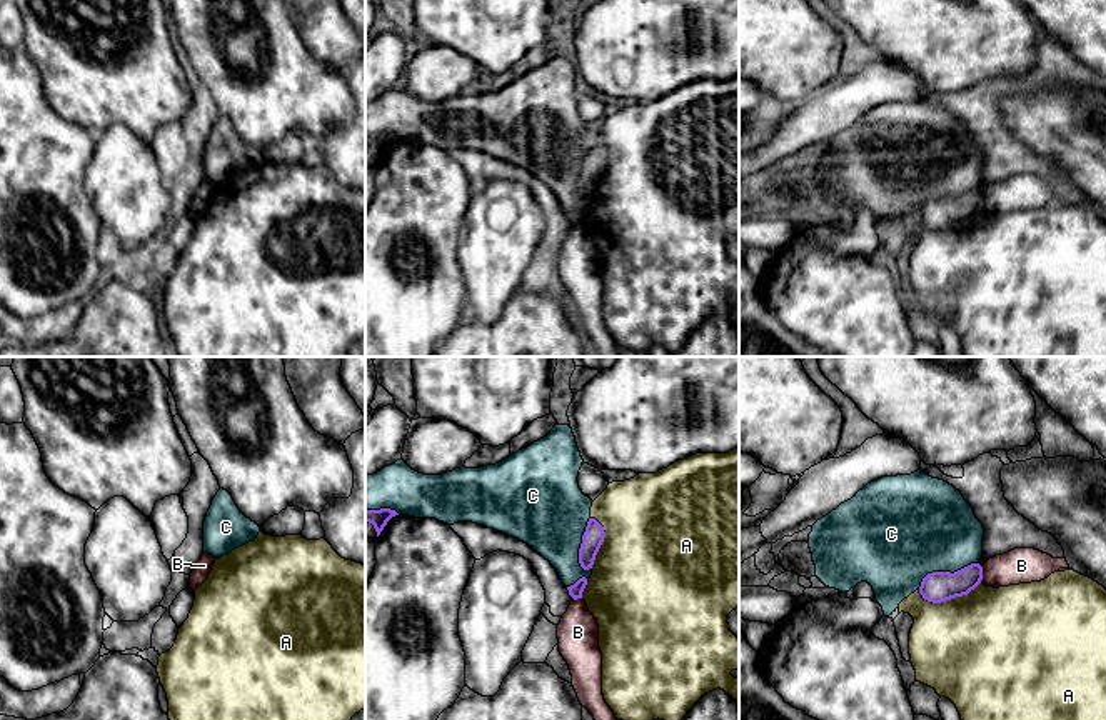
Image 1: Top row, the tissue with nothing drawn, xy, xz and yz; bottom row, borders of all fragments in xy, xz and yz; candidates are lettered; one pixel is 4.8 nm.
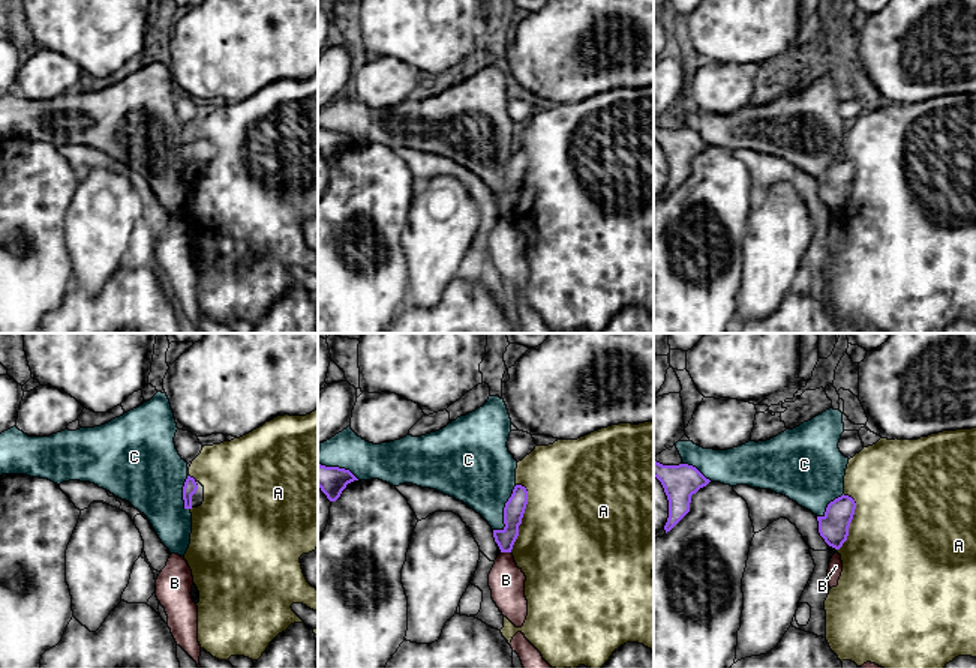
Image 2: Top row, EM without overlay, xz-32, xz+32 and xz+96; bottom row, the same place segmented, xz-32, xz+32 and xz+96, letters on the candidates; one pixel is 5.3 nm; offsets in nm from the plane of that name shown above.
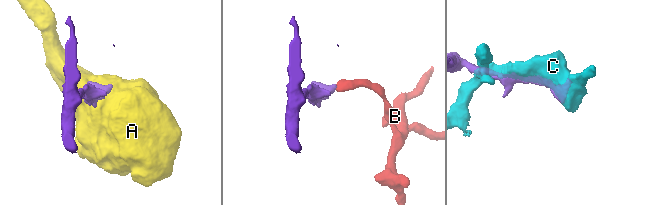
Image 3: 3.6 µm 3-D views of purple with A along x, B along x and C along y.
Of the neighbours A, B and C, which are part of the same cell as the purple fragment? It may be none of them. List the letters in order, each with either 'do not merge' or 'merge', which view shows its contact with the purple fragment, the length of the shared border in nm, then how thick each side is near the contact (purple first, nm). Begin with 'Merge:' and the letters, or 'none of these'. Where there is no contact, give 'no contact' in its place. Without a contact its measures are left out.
Merge: none of these
A: do not merge; meets purple in yz; contact 320 nm long; 150 nm thick on the purple side, 500 nm on the other
B: do not merge; meets purple in yz; contact 70 nm long; 150 nm thick on the purple side, 180 nm on the other
C: do not merge; meets purple in yz; contact 320 nm long; 150 nm thick on the purple side, 460 nm on the other

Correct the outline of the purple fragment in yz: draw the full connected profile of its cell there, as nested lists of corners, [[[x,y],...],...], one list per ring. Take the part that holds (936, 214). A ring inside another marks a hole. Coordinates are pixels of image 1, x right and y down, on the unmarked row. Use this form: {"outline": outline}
{"outline": [[[971,190],[954,200],[933,198],[928,200],[919,213],[919,220],[924,227],[941,230],[956,223],[968,222],[983,207],[983,193]]]}

